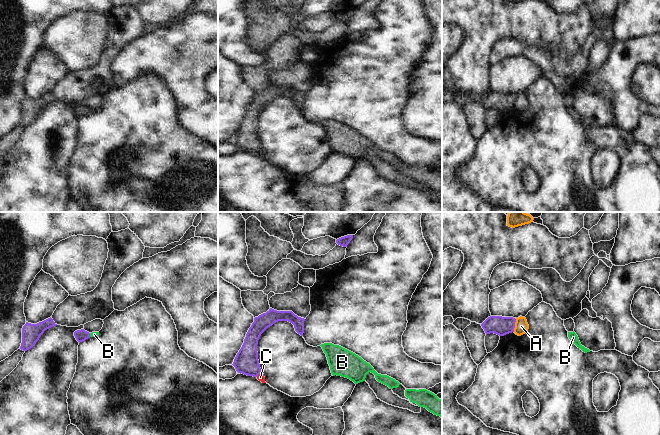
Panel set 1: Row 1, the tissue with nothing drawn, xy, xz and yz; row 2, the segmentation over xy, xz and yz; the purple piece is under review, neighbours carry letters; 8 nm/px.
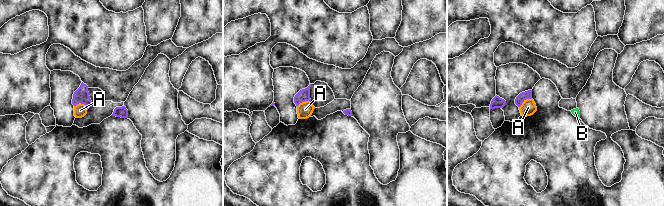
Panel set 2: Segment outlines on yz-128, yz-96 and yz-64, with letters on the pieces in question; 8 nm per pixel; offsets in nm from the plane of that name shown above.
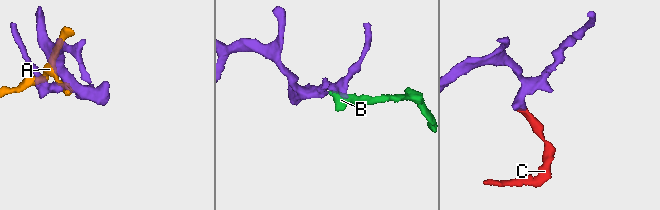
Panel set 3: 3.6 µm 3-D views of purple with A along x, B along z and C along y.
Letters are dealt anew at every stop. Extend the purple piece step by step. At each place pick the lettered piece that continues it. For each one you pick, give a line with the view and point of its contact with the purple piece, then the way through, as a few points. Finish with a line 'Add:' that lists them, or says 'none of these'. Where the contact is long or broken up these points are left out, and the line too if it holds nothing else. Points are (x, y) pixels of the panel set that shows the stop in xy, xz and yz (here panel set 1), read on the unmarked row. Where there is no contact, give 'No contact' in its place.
B: Touches purple at xy (89, 111). Path across: xy (81, 111), (89, 111), (94, 110)
C: Touches purple at xz (258, 150). Path across: xz (246, 137), (258, 150), (260, 153)
Add: B, C

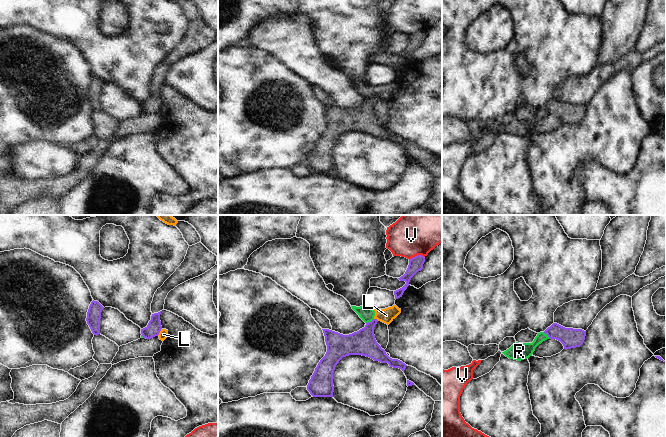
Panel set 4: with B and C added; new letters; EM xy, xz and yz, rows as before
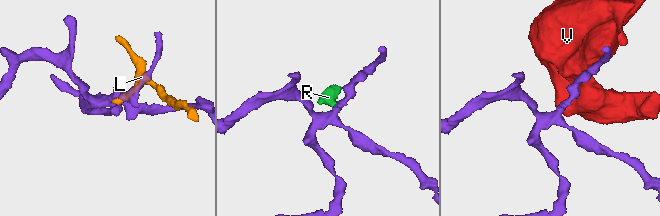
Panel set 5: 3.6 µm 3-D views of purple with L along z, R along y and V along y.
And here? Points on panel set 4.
Add: none of these

